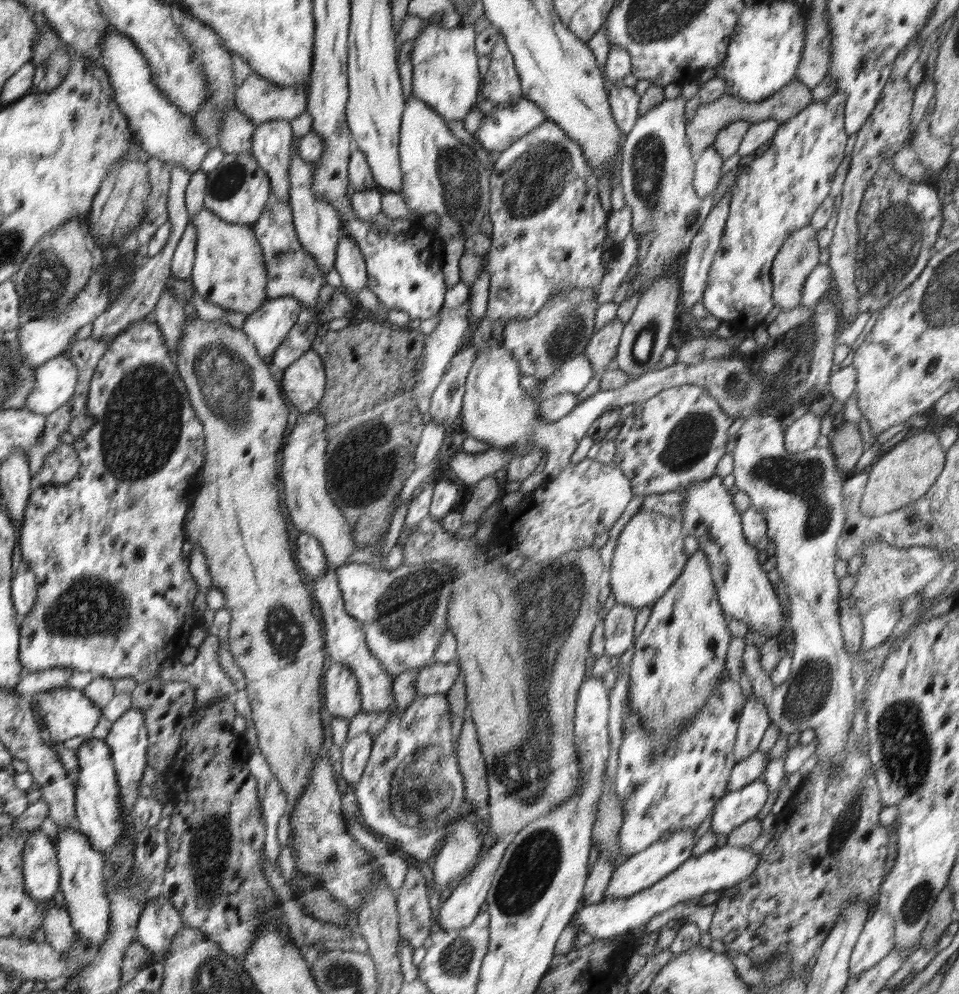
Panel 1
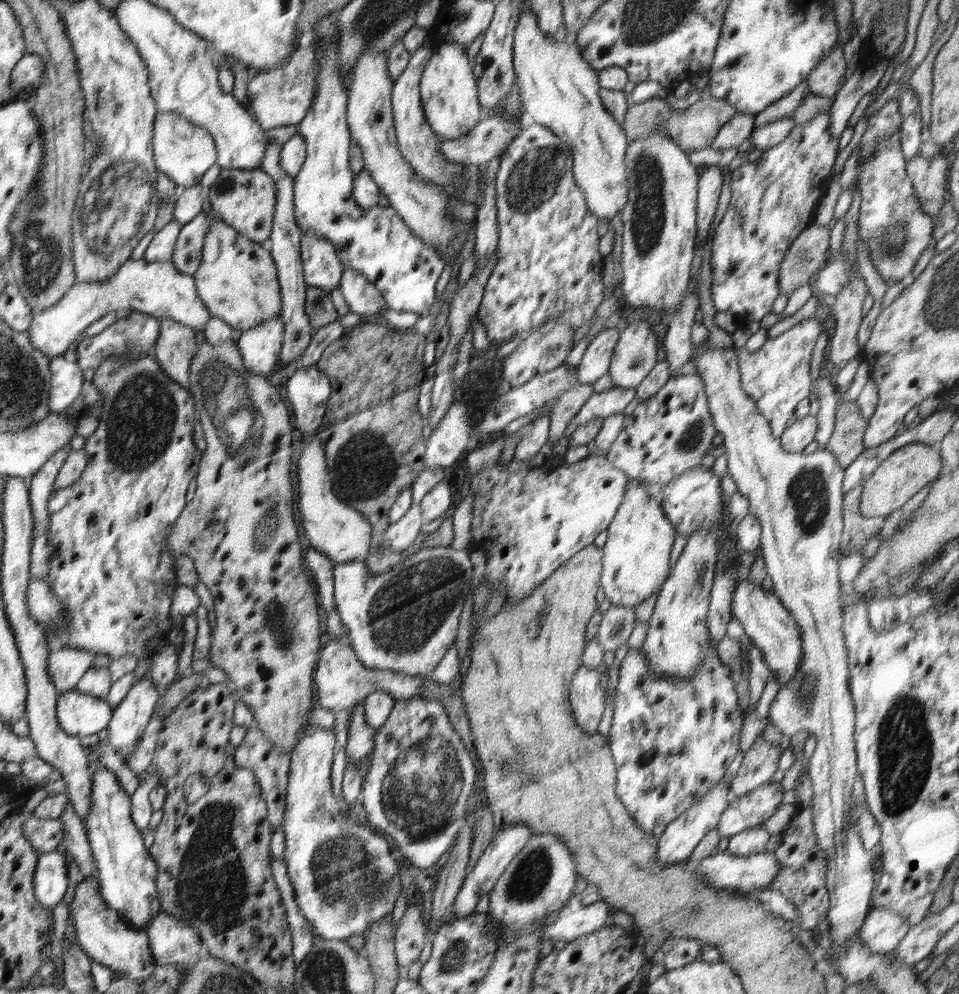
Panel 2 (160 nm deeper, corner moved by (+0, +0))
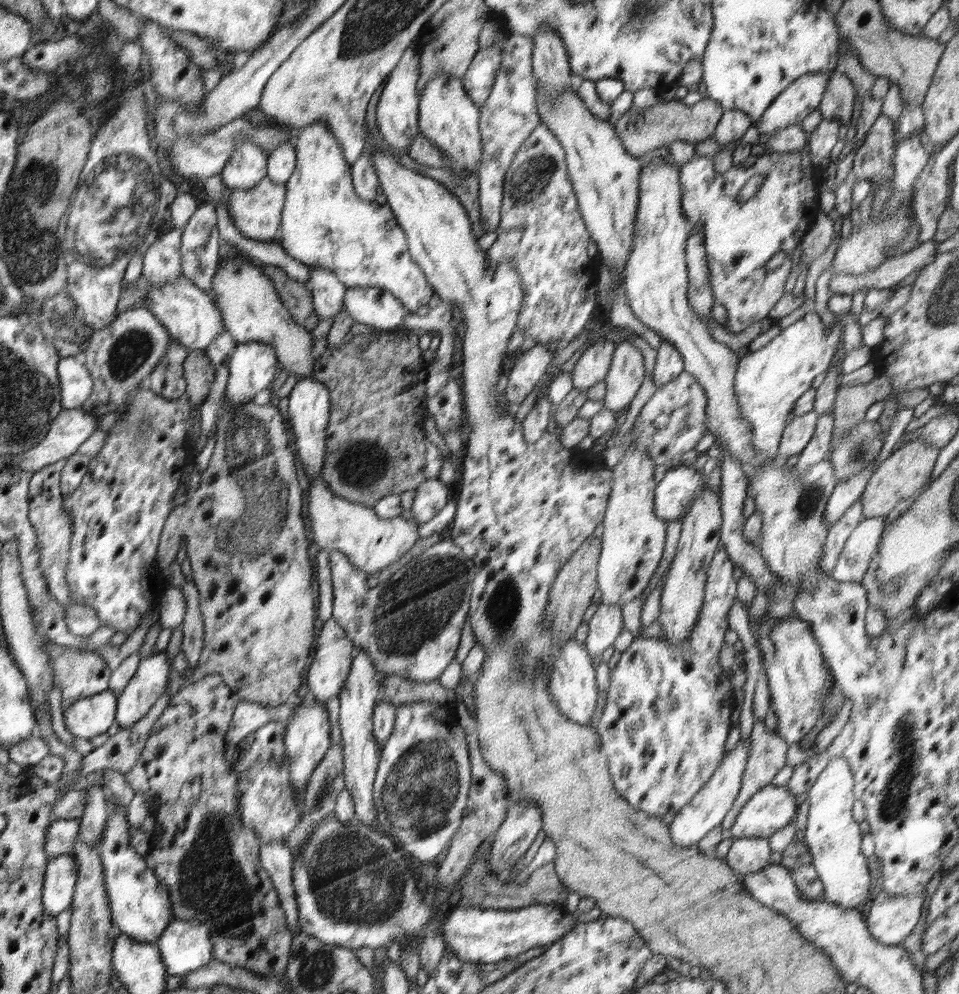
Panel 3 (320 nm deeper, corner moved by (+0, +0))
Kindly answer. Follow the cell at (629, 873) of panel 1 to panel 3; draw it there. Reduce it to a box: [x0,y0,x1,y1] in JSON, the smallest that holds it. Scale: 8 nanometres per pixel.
[669,740,751,847]

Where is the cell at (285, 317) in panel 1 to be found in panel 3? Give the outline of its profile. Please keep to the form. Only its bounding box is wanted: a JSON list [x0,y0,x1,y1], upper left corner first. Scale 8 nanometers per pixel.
[223,342,279,404]

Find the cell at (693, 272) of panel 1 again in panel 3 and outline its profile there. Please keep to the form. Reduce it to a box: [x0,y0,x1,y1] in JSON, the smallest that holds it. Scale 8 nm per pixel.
[652,340,684,387]

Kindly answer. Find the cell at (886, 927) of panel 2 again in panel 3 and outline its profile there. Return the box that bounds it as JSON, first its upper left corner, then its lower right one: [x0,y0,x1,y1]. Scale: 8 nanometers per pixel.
[866,889,927,946]

